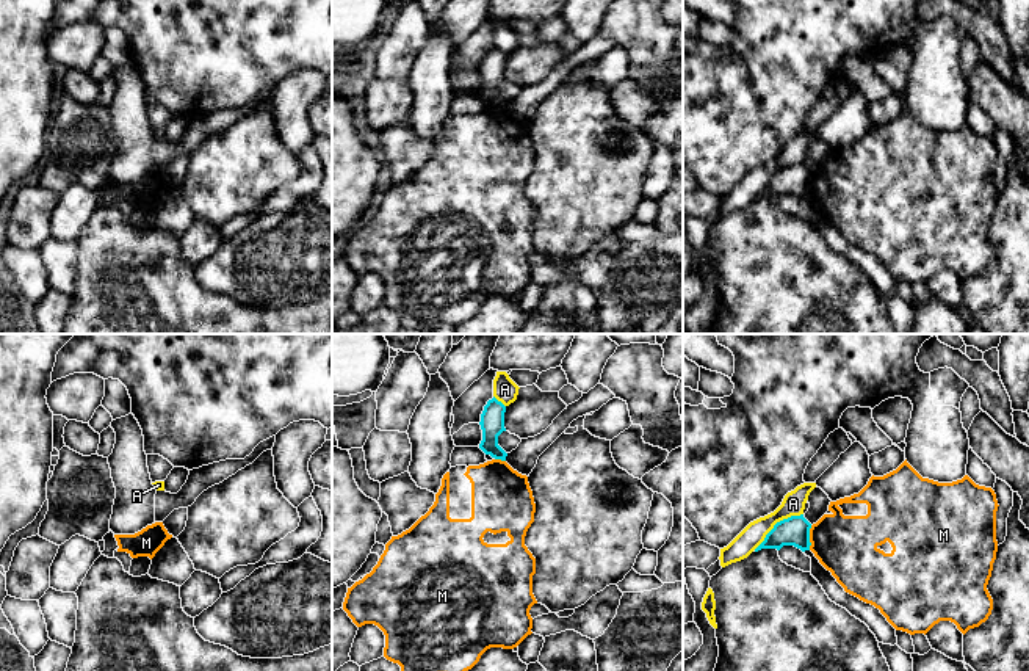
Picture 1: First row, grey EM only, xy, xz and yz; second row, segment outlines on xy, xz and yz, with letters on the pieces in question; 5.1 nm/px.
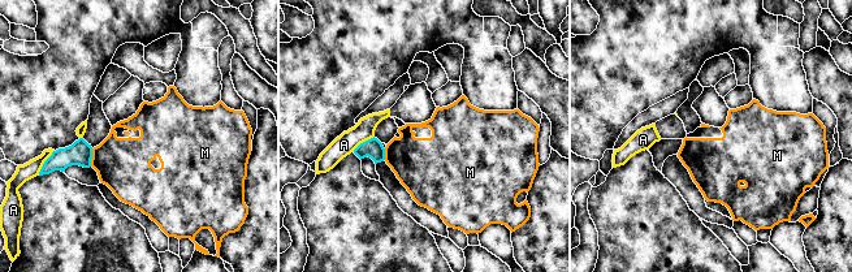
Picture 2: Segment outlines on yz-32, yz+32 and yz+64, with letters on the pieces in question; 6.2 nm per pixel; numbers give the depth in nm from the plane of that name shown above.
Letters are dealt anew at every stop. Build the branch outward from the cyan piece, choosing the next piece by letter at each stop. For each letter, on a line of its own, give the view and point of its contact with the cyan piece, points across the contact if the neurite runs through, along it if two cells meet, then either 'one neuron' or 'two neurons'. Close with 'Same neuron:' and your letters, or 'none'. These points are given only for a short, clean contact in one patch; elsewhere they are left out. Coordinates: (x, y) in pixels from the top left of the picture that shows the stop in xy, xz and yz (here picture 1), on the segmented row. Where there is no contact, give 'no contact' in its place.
A: yz (776, 524) | two neurons
M: yz (808, 538) | along yz (812, 525), (808, 549) | two neurons
Same neuron: none

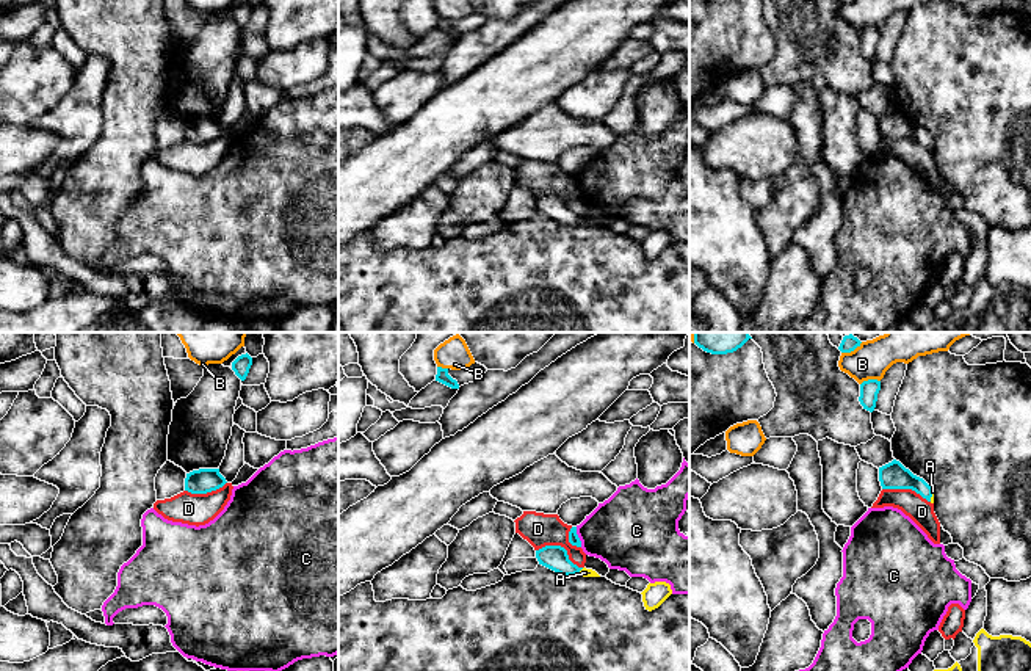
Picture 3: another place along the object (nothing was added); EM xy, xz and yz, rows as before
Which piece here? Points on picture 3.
A: xz (577, 573) | across xz (553, 557), (577, 573), (585, 573) | one neuron
B: yz (870, 380) | two neurons
C: xz (577, 536) | along xz (575, 527), (582, 546) | two neurons
D: xz (561, 547) | along xz (536, 549), (560, 546), (582, 568) | two neurons
Same neuron: A

